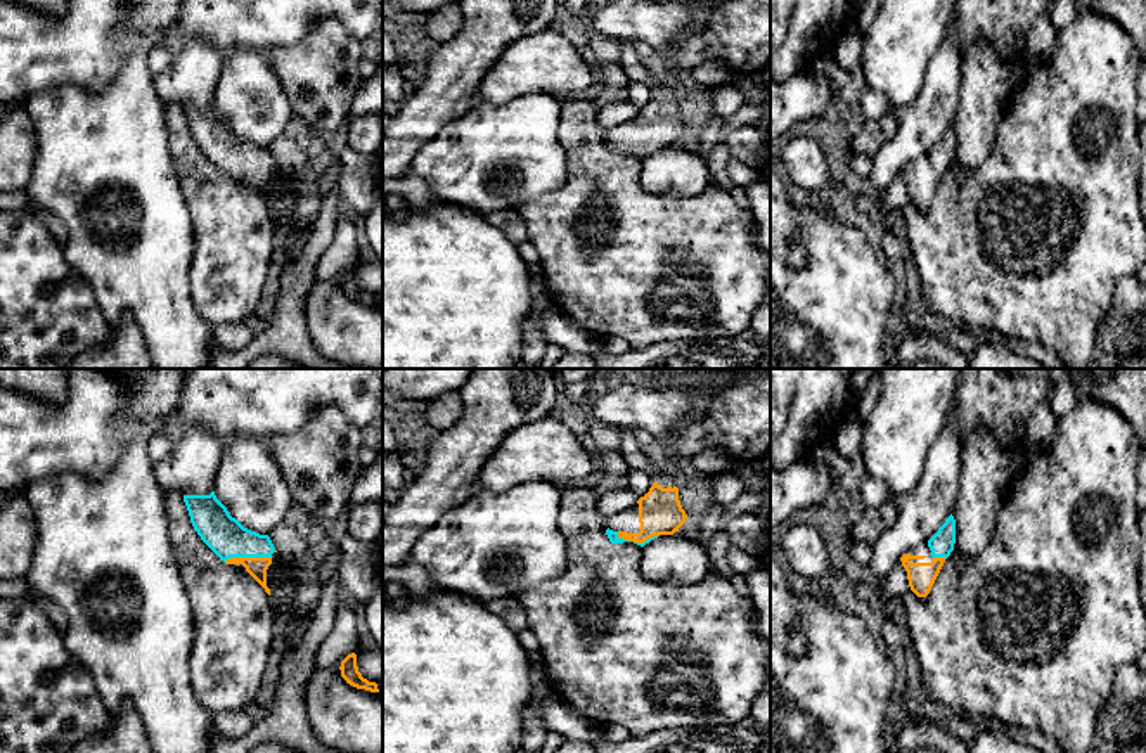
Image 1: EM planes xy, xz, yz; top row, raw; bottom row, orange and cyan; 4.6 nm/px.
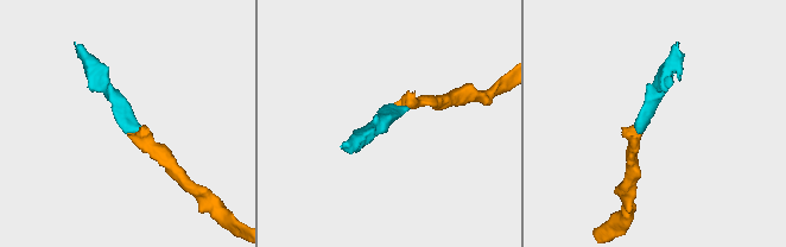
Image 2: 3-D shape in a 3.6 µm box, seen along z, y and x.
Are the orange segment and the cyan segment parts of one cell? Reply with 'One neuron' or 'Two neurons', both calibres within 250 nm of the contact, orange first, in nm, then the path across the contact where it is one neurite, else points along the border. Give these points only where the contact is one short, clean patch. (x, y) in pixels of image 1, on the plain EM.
One neuron. Thickness 100 nm (orange) against 180 nm. Path across: xy (257, 179), (246, 170), (218, 142)

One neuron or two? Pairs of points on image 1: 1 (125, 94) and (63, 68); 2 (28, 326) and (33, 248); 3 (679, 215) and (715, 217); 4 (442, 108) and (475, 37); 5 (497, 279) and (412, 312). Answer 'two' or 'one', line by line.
1: two
2: one
3: one
4: one
5: one

